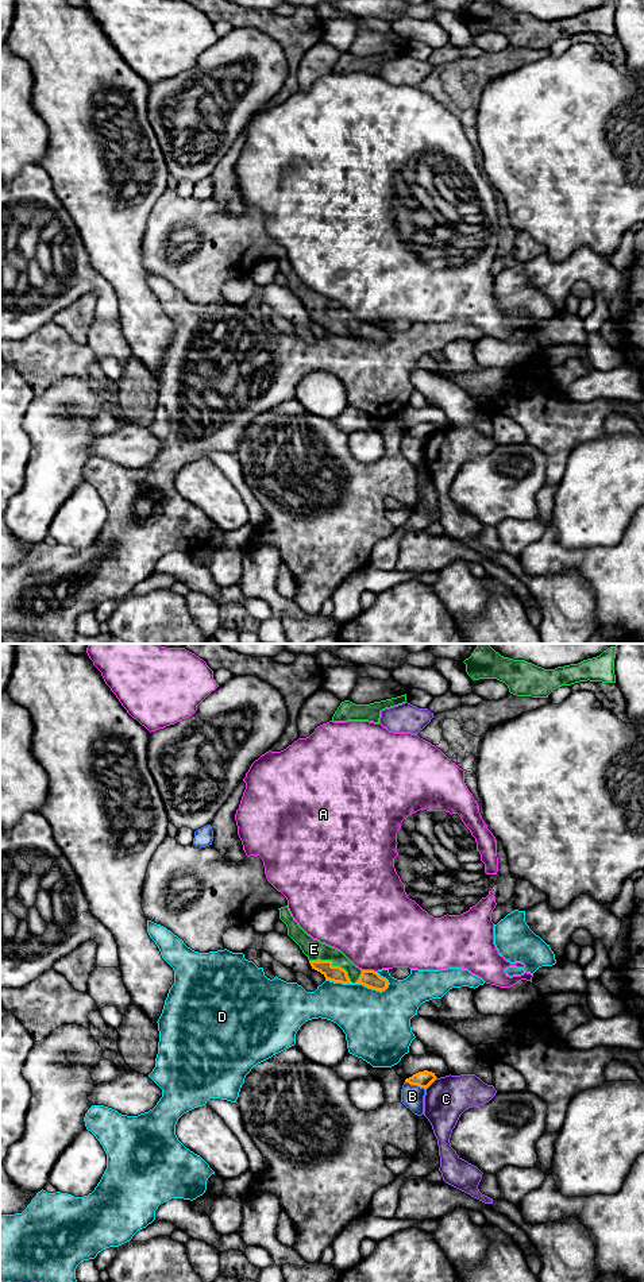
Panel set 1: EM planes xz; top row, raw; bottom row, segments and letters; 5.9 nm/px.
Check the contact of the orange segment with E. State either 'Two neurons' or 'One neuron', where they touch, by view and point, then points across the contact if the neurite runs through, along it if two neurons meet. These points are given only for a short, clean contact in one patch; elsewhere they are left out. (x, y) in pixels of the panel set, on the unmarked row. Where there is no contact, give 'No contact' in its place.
One neuron. Touches orange at xz (339, 319)

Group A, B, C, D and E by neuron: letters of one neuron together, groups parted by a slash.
A / B / C / D / E

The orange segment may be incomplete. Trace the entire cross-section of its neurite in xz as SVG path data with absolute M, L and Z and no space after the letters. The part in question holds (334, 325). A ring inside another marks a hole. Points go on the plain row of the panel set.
M288 258L278 262L279 271L288 279L288 287L308 309L312 321L320 324L327 332L342 336L362 336L379 344L387 340L387 332L377 324L359 321L340 302L308 287L294 273Z

